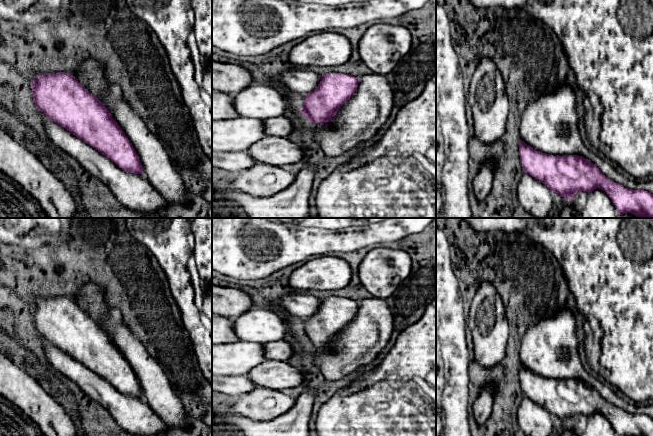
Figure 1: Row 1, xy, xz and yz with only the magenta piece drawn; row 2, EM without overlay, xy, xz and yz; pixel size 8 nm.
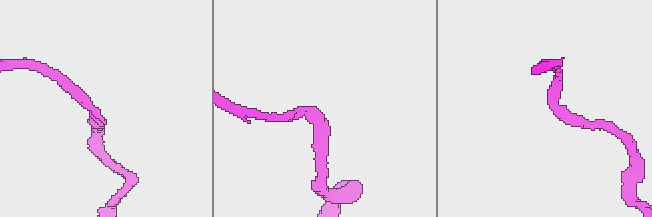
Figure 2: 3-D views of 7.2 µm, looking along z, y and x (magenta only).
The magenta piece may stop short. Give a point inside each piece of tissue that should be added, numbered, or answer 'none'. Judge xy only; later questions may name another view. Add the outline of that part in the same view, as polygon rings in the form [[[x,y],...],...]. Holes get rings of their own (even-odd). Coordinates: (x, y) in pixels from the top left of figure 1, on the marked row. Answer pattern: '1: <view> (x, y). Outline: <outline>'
1: xy (157, 167). Outline: [[[96,59],[82,61],[76,79],[109,110],[132,143],[140,159],[143,176],[164,200],[173,203],[185,201],[187,188],[180,173],[174,168],[166,148],[125,102],[120,86],[107,82],[103,64]]]

